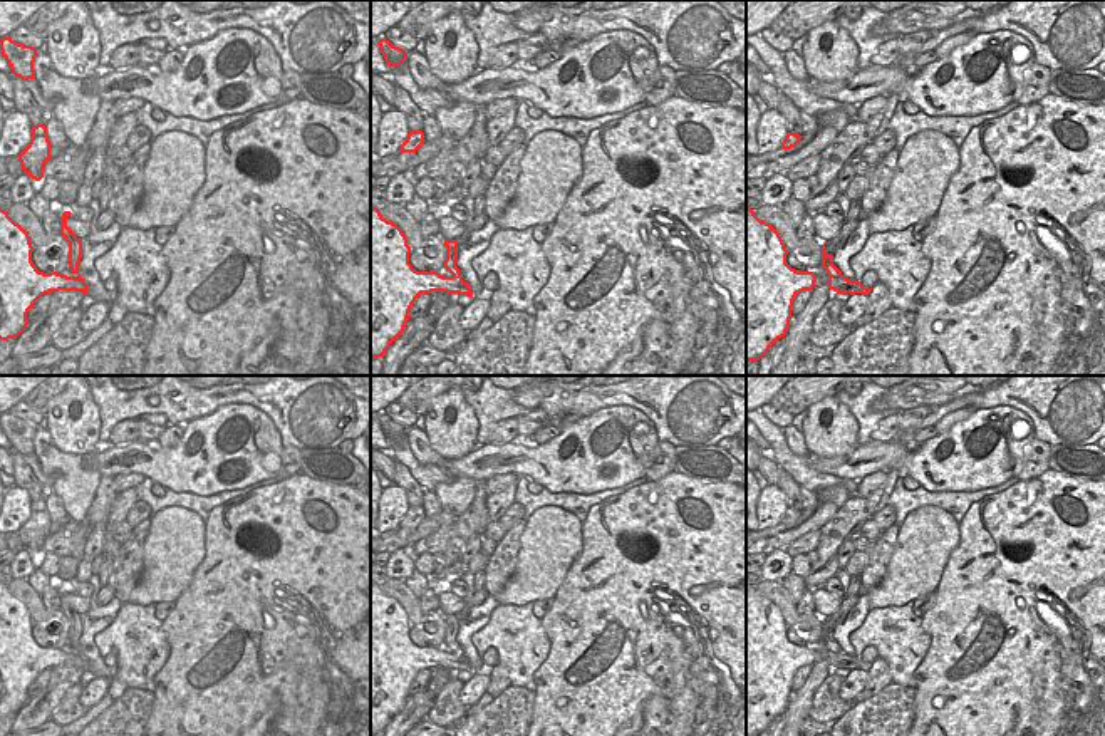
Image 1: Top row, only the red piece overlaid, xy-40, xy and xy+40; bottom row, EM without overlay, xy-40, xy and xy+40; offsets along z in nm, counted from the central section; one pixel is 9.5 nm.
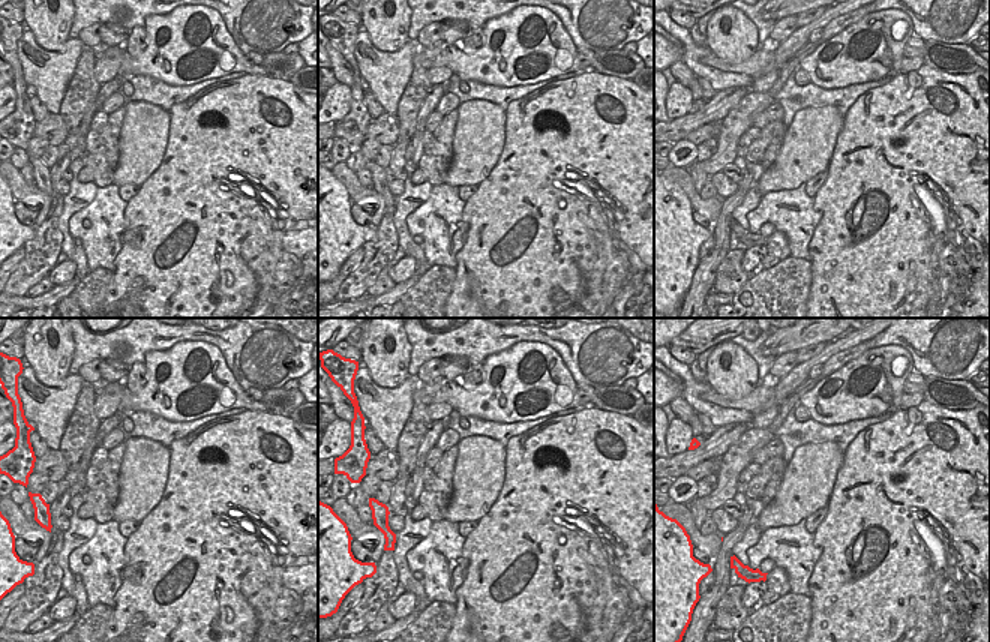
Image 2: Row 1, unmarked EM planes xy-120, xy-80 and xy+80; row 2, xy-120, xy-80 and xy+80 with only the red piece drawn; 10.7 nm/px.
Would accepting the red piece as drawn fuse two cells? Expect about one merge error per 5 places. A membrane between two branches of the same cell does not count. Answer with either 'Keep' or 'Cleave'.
Cleave.

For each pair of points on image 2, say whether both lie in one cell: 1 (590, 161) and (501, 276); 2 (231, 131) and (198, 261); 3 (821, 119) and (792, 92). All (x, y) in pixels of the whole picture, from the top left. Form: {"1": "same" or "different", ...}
{"1": "same", "2": "same", "3": "different"}

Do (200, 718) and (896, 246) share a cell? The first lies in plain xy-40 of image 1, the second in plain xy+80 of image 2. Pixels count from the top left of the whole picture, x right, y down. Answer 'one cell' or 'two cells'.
one cell

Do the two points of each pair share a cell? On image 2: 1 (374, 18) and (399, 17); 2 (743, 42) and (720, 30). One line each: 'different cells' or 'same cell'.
1: same cell
2: same cell

